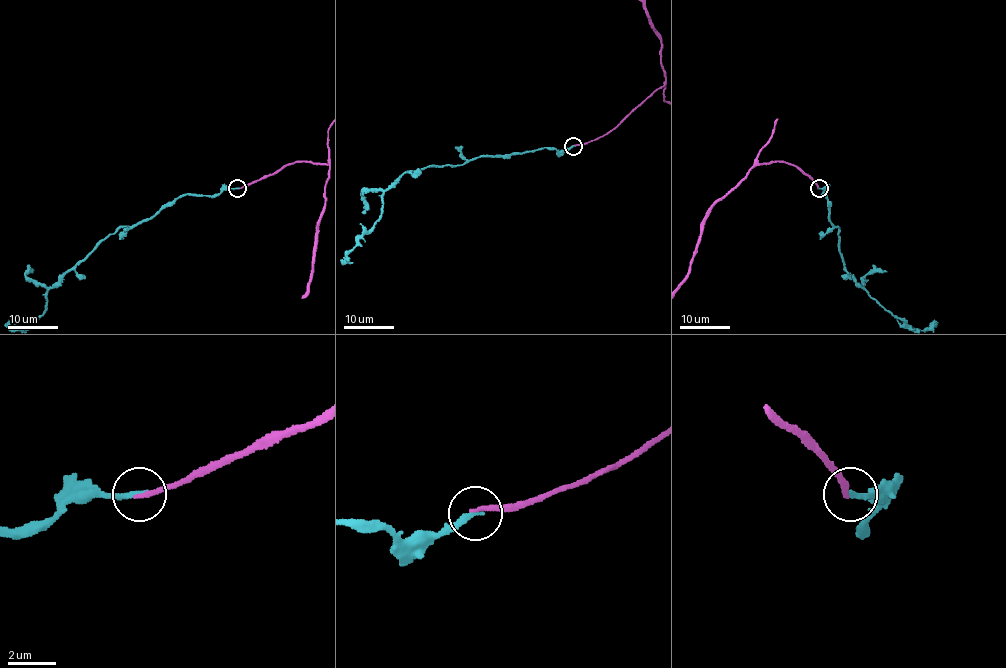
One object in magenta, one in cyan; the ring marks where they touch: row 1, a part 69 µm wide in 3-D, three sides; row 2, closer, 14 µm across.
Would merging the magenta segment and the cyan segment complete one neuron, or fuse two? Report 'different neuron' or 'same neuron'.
same neuron

